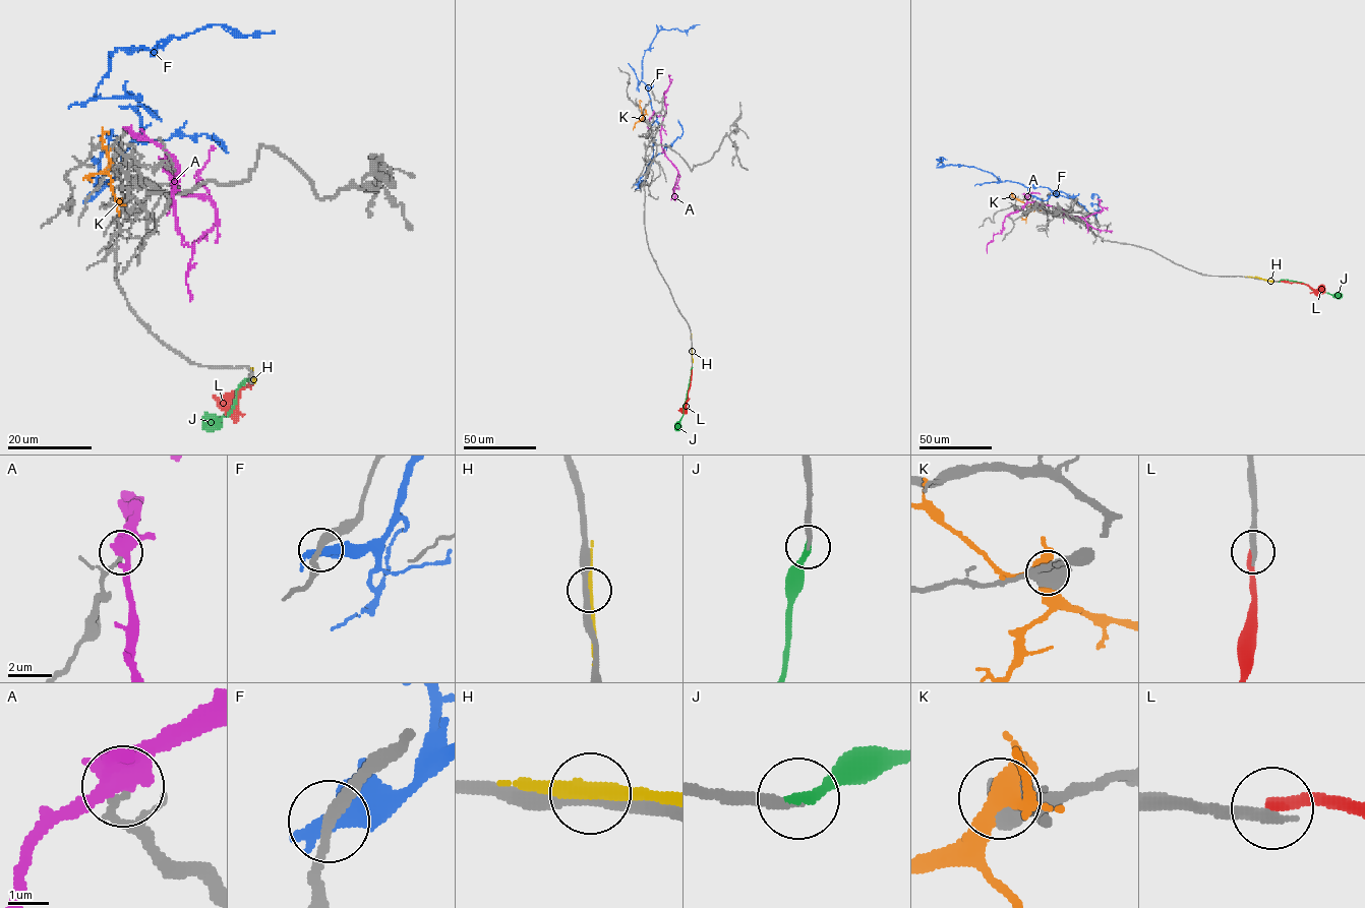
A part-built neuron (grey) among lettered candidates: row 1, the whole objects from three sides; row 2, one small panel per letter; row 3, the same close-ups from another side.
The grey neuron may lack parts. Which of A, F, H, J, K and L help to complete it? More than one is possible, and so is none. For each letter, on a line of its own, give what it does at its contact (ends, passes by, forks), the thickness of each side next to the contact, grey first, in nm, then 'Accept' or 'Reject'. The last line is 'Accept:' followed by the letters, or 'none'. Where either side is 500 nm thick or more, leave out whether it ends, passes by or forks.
A: It forks there. Thickness 200 nm (grey) against 480 nm. Reject
F: It passes by. Thickness 280 nm (grey) against 400 nm. Reject
H: It passes by. Thickness 280 nm (grey) against 320 nm. Reject
J: It ends there. Thickness 240 nm (grey) against 300 nm. Accept
K: Thickness 550 nm (grey) against 440 nm. Reject
L: It ends there. Thickness 320 nm (grey) against 320 nm. Reject
Accept: J

